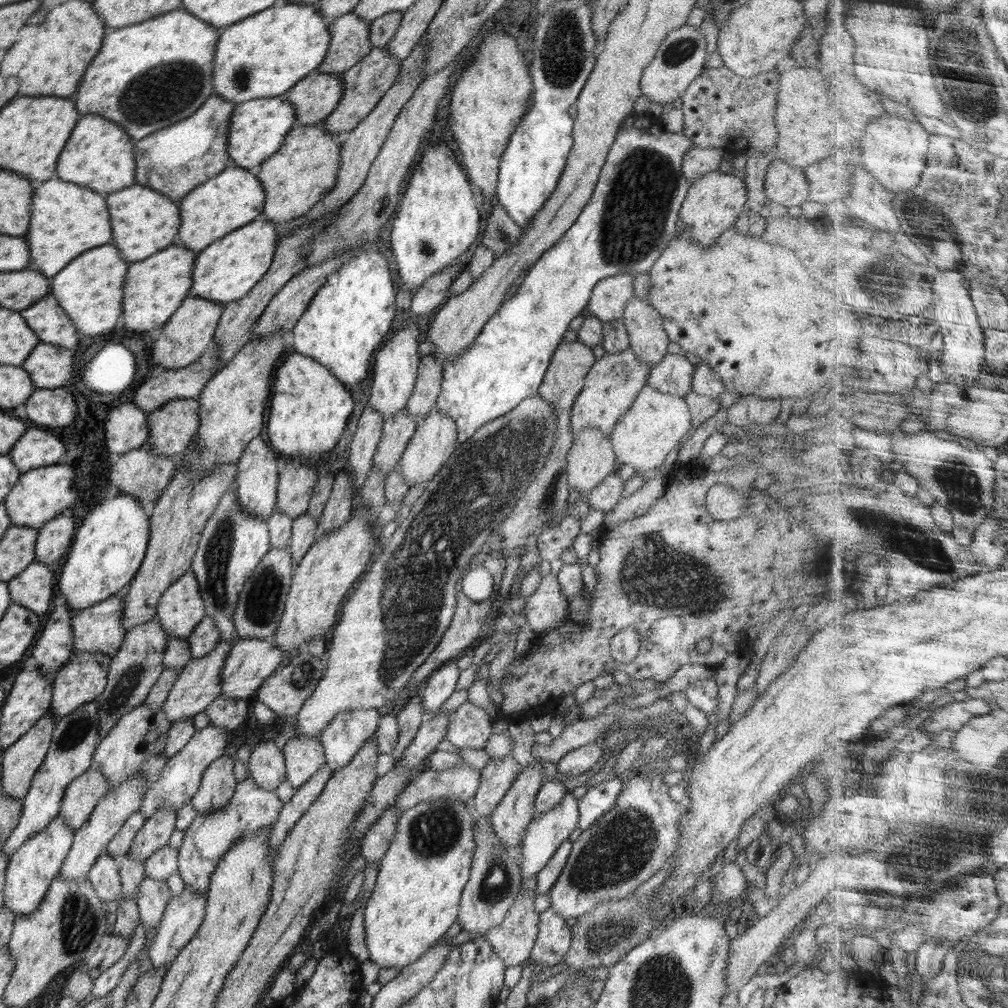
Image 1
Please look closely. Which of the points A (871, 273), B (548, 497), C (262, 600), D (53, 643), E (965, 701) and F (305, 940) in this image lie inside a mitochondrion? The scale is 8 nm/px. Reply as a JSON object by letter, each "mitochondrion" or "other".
{"A":"mitochondrion","B":"mitochondrion","C":"mitochondrion","D":"other","E":"other","F":"other"}

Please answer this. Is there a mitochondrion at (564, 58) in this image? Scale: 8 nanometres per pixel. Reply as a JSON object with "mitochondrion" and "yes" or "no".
{"mitochondrion":"yes"}

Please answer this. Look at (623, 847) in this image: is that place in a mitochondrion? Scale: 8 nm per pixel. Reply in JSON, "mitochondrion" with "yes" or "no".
{"mitochondrion":"yes"}

